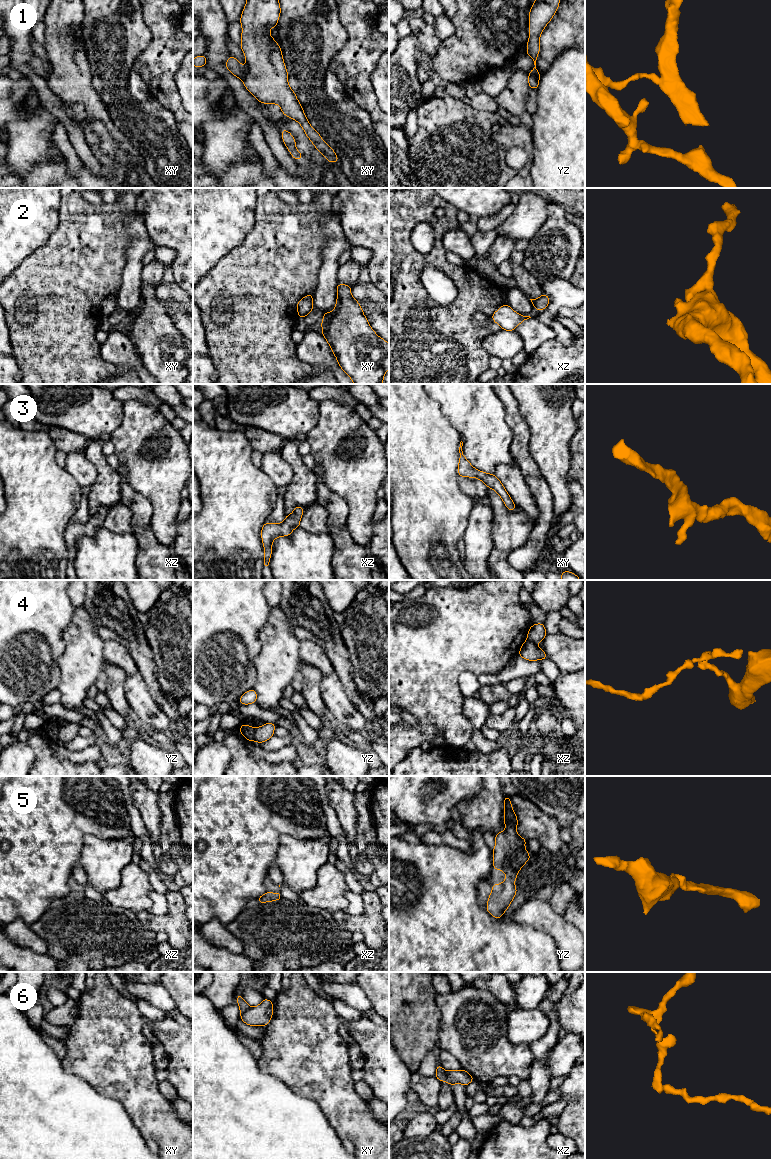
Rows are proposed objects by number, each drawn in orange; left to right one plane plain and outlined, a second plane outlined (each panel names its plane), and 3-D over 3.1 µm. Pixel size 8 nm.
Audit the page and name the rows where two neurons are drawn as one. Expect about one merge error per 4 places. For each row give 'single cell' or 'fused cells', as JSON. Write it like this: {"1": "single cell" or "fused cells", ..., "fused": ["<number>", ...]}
{"1": "fused cells", "2": "single cell", "3": "single cell", "4": "fused cells", "5": "single cell", "6": "fused cells", "fused": ["1", "4", "6"]}

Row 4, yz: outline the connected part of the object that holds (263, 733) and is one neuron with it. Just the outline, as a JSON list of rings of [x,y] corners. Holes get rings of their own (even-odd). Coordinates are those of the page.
[[[267,722],[265,725],[255,728],[254,741],[259,744],[268,741],[274,735],[275,727],[274,723]]]

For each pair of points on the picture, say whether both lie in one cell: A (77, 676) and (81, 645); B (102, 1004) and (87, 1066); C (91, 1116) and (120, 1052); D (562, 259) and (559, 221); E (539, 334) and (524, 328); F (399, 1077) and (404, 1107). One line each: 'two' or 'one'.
A: one
B: one
C: two
D: one
E: one
F: one

